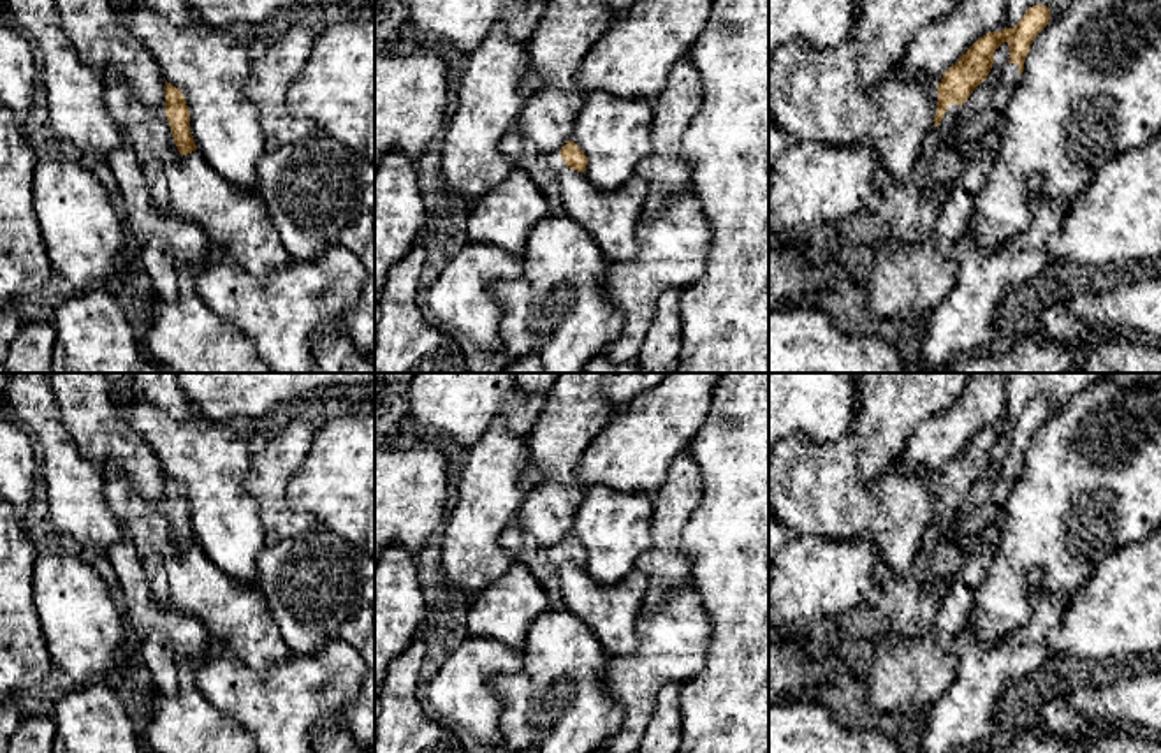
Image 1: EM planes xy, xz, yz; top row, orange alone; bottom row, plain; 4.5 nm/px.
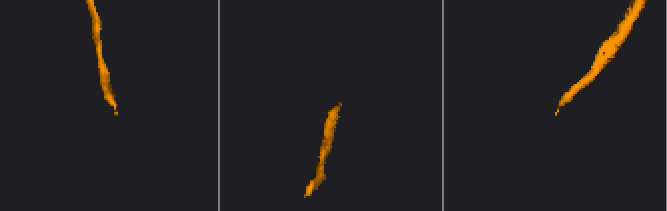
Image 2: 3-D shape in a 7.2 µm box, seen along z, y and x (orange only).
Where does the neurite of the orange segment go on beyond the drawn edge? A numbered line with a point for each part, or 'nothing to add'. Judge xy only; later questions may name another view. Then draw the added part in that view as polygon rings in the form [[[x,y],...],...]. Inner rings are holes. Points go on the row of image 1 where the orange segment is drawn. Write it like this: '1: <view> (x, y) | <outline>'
1: xy (150, 134) | [[[107,72],[102,81],[106,84],[106,107],[123,137],[135,150],[153,204],[160,211],[169,211],[172,206],[164,167],[174,137],[165,111],[150,113],[114,72]]]

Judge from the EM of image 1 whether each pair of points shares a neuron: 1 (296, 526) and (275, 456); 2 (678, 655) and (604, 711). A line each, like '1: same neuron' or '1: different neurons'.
1: same neuron
2: different neurons

